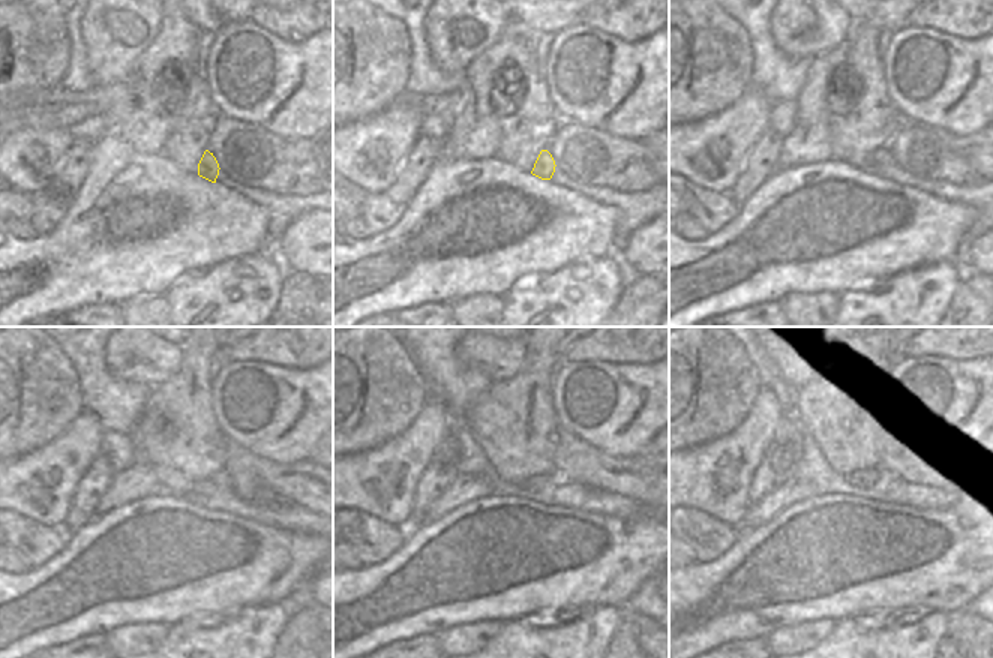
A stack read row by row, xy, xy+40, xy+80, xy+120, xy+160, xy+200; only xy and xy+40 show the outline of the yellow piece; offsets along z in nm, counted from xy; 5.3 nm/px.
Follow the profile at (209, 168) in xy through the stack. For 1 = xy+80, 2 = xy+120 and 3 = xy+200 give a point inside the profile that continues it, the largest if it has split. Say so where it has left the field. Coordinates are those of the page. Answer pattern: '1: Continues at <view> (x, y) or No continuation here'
1: Continues at xy+80 (882, 156)
2: Continues at xy+120 (209, 487)
3: Continues at xy+200 (879, 480)

